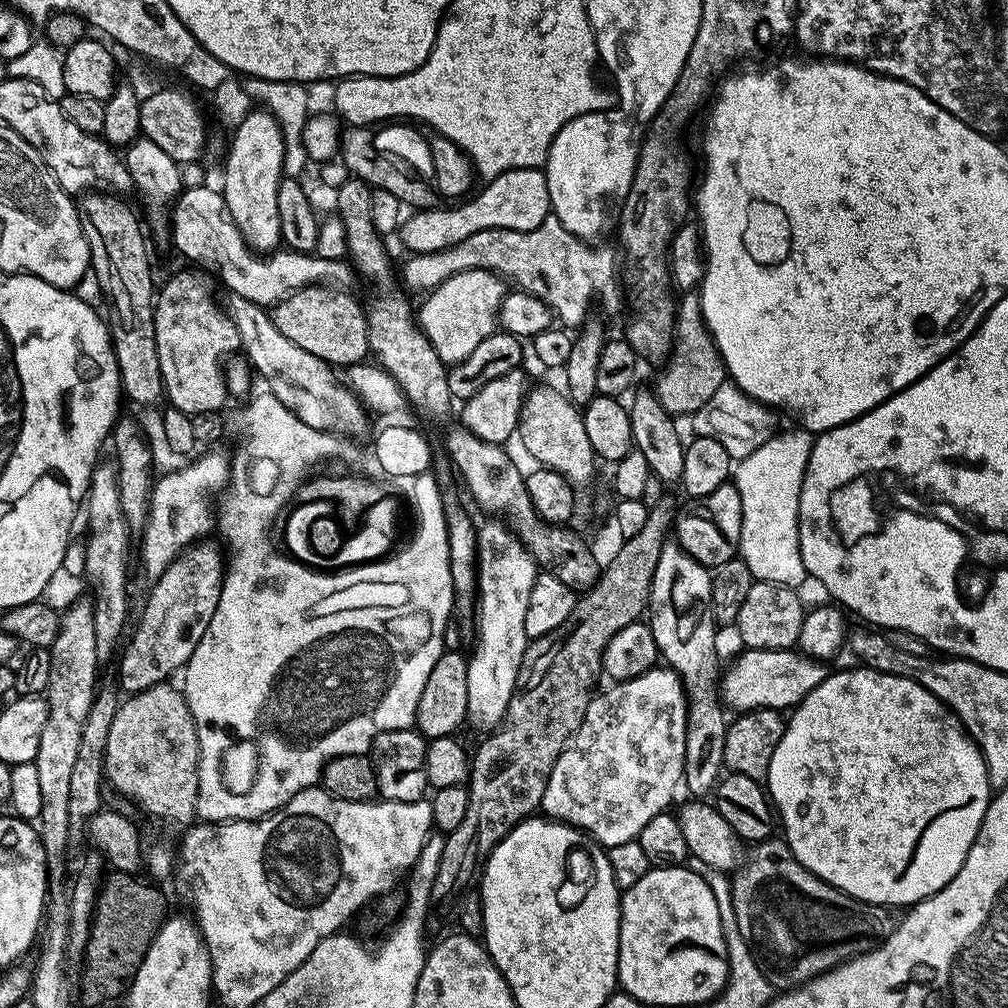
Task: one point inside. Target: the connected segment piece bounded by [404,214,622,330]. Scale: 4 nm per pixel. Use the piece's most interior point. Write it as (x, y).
(567, 273)

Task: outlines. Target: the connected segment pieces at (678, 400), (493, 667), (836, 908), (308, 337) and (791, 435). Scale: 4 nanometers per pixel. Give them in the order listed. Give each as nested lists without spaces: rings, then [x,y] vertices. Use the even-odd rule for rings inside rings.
[[[685,291],[679,297],[676,305],[676,330],[672,337],[672,350],[661,368],[664,369],[661,370],[660,377],[654,385],[656,398],[660,405],[676,418],[691,417],[694,412],[710,401],[718,386],[722,386],[726,380],[720,351],[716,349],[716,344],[708,333],[708,327],[702,318],[700,297],[695,291]]]
[[[488,518],[476,530],[476,645],[468,656],[466,702],[468,720],[484,730],[495,729],[510,706],[524,651],[528,648],[526,606],[538,575],[536,559],[500,518]]]
[[[776,839],[771,841],[772,853],[769,856],[756,856],[750,861],[747,859],[731,873],[732,912],[736,915],[739,939],[752,949],[757,964],[764,969],[773,989],[791,990],[881,944],[892,933],[894,918],[892,920],[888,913],[891,911],[885,905],[862,902],[806,870],[806,866],[794,858],[787,843],[783,839]]]
[[[310,284],[291,292],[271,309],[270,315],[276,329],[290,338],[294,346],[302,346],[306,354],[314,354],[314,358],[322,358],[333,366],[359,364],[369,355],[368,318],[362,304],[348,295],[352,294],[331,286]]]
[[[803,426],[795,427],[789,432],[777,431],[752,454],[742,458],[734,468],[734,483],[738,498],[742,498],[739,559],[746,562],[753,581],[799,589],[809,575],[800,549],[798,502],[814,436]]]

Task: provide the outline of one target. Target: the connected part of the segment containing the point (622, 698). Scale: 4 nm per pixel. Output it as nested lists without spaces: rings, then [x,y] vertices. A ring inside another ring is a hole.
[[[667,666],[651,668],[649,672],[642,674],[638,678],[621,680],[611,686],[613,688],[608,688],[605,692],[597,691],[593,695],[591,702],[586,706],[586,714],[582,718],[578,730],[562,750],[558,762],[554,762],[554,770],[550,774],[550,782],[546,786],[546,794],[542,794],[542,802],[540,803],[540,808],[545,817],[560,820],[564,824],[573,824],[576,828],[588,833],[596,843],[601,844],[606,850],[614,846],[622,846],[622,842],[630,842],[637,839],[642,826],[646,826],[646,822],[650,822],[650,818],[654,818],[658,813],[665,811],[669,807],[668,803],[671,802],[672,795],[676,792],[676,787],[678,789],[681,787],[684,778],[684,759],[686,758],[689,701],[688,695],[684,692],[684,683],[680,681],[679,674]]]

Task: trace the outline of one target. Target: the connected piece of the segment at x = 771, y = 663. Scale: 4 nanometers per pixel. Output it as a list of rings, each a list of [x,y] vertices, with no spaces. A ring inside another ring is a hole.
[[[749,648],[742,652],[736,664],[729,666],[728,673],[725,676],[723,673],[718,684],[723,703],[729,709],[736,708],[737,713],[749,712],[755,708],[791,710],[801,704],[806,694],[810,694],[810,690],[814,690],[814,686],[821,684],[830,674],[821,661],[805,656],[799,650]]]

